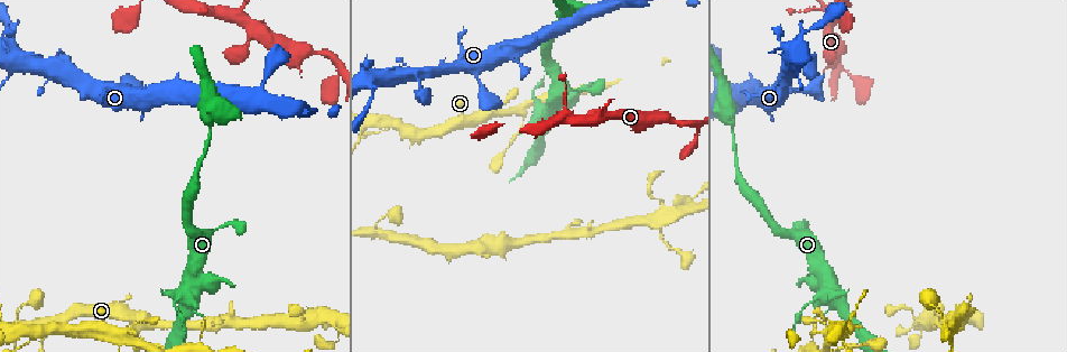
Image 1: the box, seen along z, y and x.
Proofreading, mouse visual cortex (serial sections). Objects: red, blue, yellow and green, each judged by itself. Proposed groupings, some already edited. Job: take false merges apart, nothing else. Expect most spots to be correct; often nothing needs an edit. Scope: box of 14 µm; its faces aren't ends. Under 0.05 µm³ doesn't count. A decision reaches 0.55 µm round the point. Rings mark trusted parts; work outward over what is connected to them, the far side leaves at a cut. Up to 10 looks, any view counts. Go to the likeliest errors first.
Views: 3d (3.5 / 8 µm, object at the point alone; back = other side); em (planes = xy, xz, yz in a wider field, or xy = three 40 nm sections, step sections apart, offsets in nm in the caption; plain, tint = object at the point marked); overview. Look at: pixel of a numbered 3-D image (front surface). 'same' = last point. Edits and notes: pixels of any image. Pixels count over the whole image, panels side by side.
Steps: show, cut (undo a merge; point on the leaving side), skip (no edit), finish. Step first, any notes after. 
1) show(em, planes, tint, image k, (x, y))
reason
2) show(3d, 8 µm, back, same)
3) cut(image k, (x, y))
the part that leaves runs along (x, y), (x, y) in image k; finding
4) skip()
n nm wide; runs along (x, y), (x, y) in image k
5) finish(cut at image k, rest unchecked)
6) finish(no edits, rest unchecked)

show(3d, 3.5 µm, image 1, (10, 331))
sudden change in width

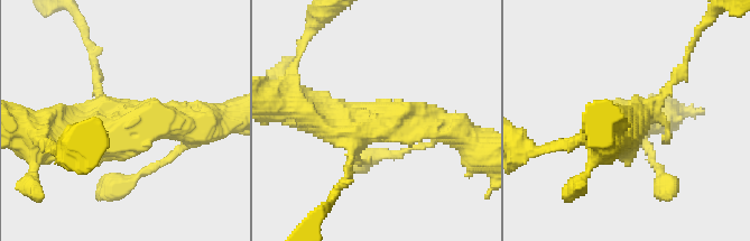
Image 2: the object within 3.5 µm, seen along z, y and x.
show(em, xy, step 2, tint, image 2, (375, 124))
shape alone is not enough

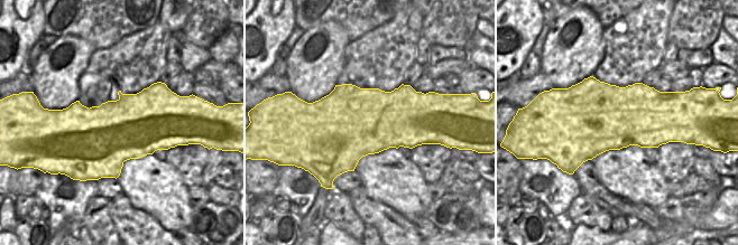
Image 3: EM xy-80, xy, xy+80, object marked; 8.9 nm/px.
skip()
650 nm wide; runs along (450, 129), (336, 118), (326, 94) in image 2; all the same cell

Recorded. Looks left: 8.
show(3d, 8 µm, image 1, (140, 104))
sharp bend

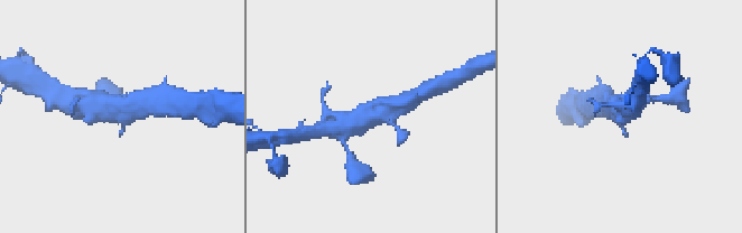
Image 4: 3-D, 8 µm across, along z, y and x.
show(em, xy, step 2, tint, image 4, (124, 114))

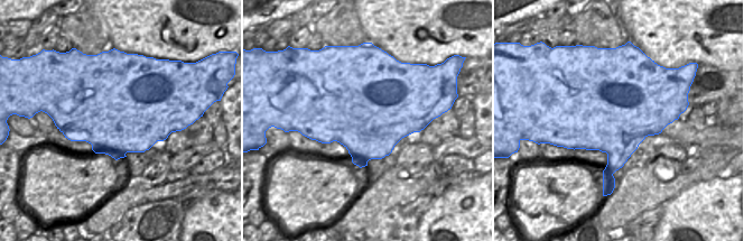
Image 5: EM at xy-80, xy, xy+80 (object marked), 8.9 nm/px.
skip()
runs along (96, 108), (120, 108), (120, 137) in image 4; one cell here

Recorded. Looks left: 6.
show(em, xy, step 5, tint, image 1, (121, 333))
a narrow waist

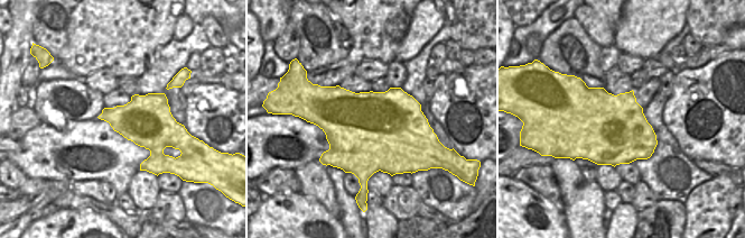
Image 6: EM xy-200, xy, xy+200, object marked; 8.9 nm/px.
show(3d, 3.5 µm, back, same)

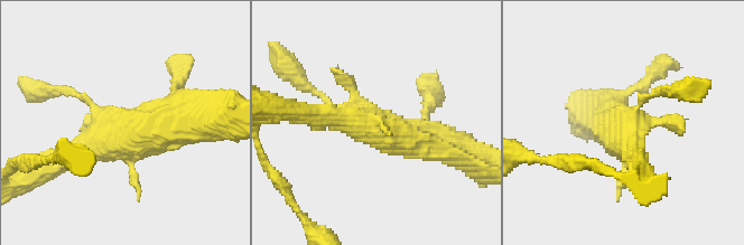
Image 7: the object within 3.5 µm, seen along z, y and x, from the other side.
skip()
one cell here

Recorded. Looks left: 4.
show(3d, 3.5 µm, back, image 1, (12, 48))
thick turns thin

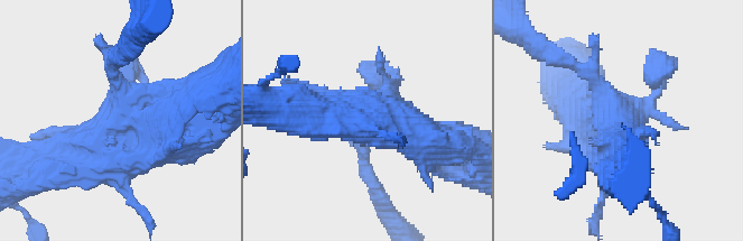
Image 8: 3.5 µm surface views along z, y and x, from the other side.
show(em, xy, step 2, tint, image 8, (616, 118))
shape alone is not enough

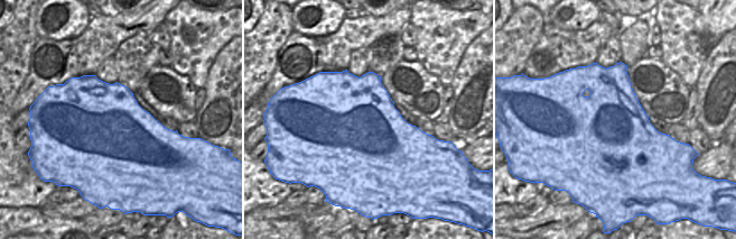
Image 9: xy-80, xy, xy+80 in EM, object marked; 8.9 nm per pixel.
skip()
runs along (42, 165), (121, 123), (114, 75) in image 8; continuous, no second cell

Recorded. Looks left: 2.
finish(no edits, rest unchecked)

